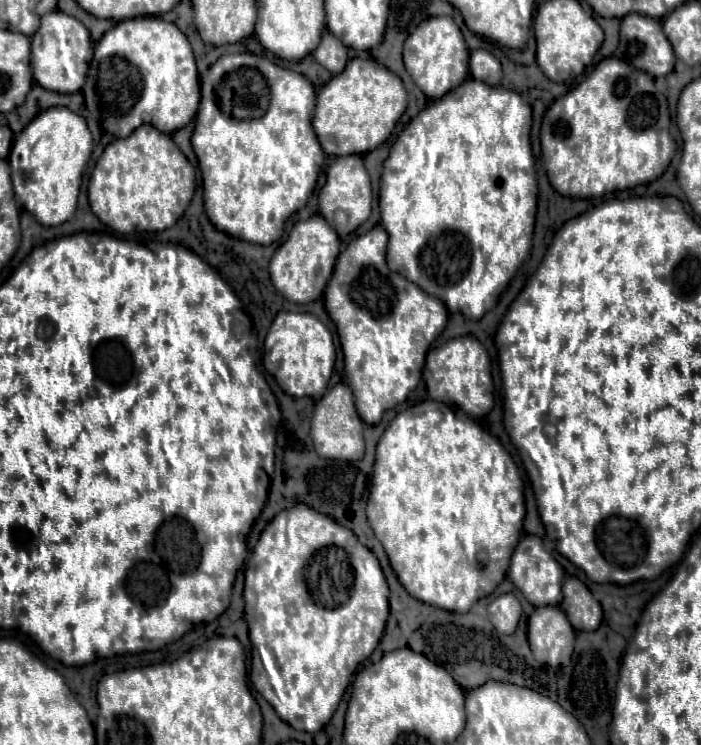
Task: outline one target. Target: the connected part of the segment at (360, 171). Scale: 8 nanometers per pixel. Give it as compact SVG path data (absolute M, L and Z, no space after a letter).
M341 156L337 158L329 170L327 170L327 182L319 192L319 212L321 216L327 220L327 224L331 224L331 228L335 228L335 232L345 238L347 234L351 234L357 226L361 226L369 214L371 214L371 182L369 182L369 174L363 166L363 158L361 156Z

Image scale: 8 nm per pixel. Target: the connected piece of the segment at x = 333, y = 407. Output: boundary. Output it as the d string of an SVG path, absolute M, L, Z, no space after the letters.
M345 382L335 384L315 406L313 420L311 420L311 440L315 446L315 452L323 458L333 460L361 460L365 442L363 442L363 420L359 418L355 404L353 404L353 392Z

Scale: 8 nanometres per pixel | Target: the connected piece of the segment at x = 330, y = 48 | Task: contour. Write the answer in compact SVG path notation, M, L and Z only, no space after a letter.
M323 32L323 40L319 44L319 48L315 48L313 58L325 66L329 72L339 74L345 64L347 64L347 48L343 46L343 42L335 36L331 36L331 32Z

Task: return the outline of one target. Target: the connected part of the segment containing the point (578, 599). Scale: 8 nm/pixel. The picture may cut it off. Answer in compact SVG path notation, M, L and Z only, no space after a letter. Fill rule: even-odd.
M569 576L563 582L563 602L569 622L575 630L597 630L601 624L601 604L593 598L589 588L575 576Z

